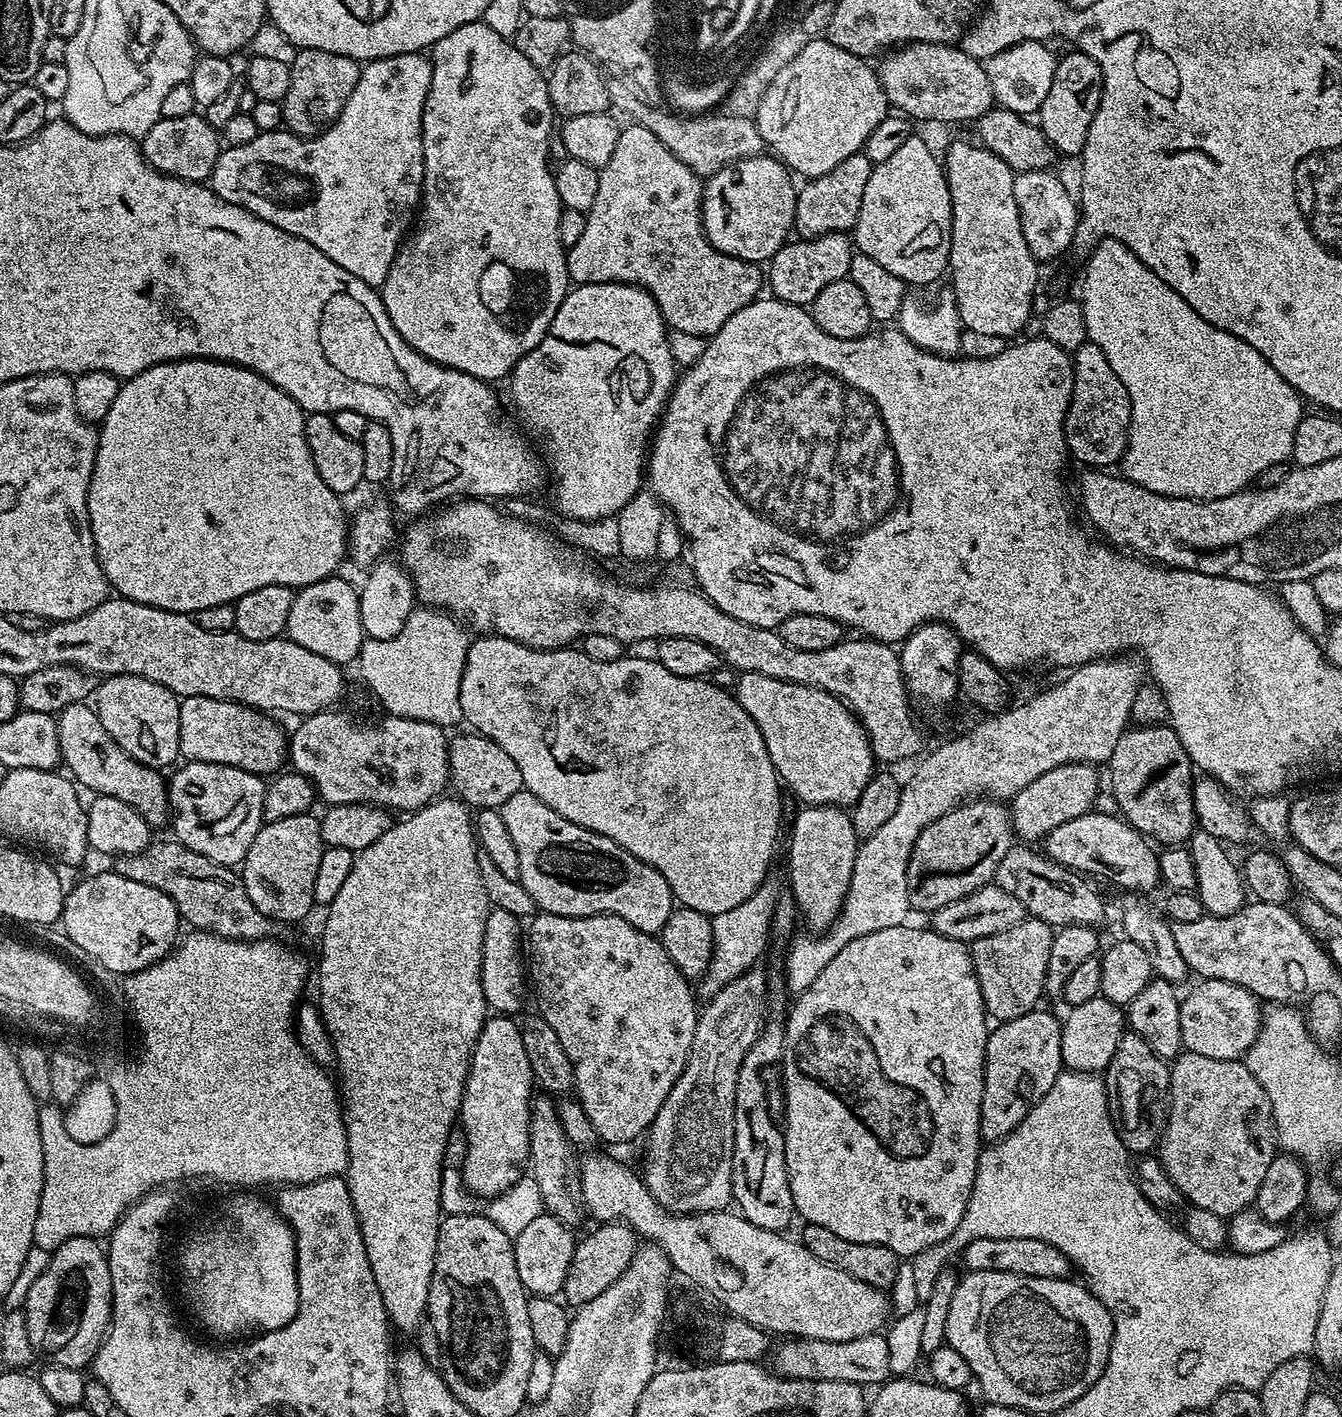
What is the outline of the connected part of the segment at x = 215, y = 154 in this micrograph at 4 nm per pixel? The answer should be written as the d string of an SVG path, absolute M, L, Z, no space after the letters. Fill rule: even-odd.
M193 114L182 118L161 116L139 141L140 150L150 164L159 172L189 182L204 182L211 177L214 162L218 162L222 151L221 133L203 114Z

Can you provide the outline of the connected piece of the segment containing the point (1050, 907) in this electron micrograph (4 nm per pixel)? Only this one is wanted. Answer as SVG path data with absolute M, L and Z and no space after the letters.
M1013 846L998 862L998 870L994 877L995 887L1006 890L1006 894L1014 894L1018 902L1022 902L1025 913L1029 917L1051 924L1059 930L1066 926L1100 926L1104 920L1104 904L1100 896L1087 884L1085 877L1070 868L1063 868L1048 859L1043 851L1035 852L1032 846Z

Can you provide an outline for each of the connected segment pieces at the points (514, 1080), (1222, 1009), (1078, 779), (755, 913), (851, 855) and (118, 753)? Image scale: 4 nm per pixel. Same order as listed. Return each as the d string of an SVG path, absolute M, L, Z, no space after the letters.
M492 1014L485 1019L484 1025L482 1026L482 1030L478 1034L478 1042L474 1046L474 1050L472 1051L472 1061L470 1062L470 1066L468 1067L468 1081L466 1082L466 1086L464 1087L464 1097L462 1098L462 1102L460 1103L460 1115L458 1117L459 1123L462 1125L464 1123L464 1136L468 1139L468 1149L464 1152L464 1168L462 1167L462 1175L464 1177L464 1185L468 1187L469 1193L478 1196L478 1194L484 1196L483 1198L491 1198L497 1196L498 1194L502 1194L505 1192L507 1188L510 1186L514 1186L514 1182L518 1182L521 1178L522 1173L525 1171L526 1165L528 1164L528 1147L530 1146L530 1134L528 1132L528 1127L530 1126L530 1114L532 1113L532 1102L534 1099L534 1091L532 1092L532 1088L534 1089L534 1081L532 1078L532 1071L530 1070L530 1058L526 1058L526 1046L522 1046L522 1034L520 1033L520 1024L517 1023L511 1015L508 1014Z
M1201 979L1200 985L1180 1002L1184 1048L1205 1058L1240 1060L1252 1047L1262 1023L1261 1001L1234 982Z
M1067 764L1066 766L1054 766L1054 770L1046 770L1042 778L1034 778L1030 786L1018 790L1016 796L1011 797L1010 811L1012 813L1012 830L1021 841L1043 841L1050 830L1062 826L1062 822L1070 822L1070 818L1078 818L1082 814L1093 811L1096 795L1100 792L1100 776L1097 765L1094 764Z
M769 878L764 885L746 902L734 906L734 910L726 910L726 914L718 914L712 917L712 957L708 963L708 971L704 973L698 984L698 992L701 997L711 998L718 990L722 990L734 978L738 978L744 972L753 971L757 967L756 959L764 952L764 947L770 944L770 931L772 929L772 911L776 908L776 901L782 895L782 889Z
M813 804L801 807L799 810L801 812L797 814L796 821L792 824L792 837L788 840L788 876L792 879L790 895L796 901L803 923L805 920L812 927L809 929L824 932L836 921L844 905L844 899L848 897L850 882L854 874L858 837L852 825L852 817L843 807Z
M91 703L68 705L58 713L56 737L60 743L60 758L63 767L70 773L71 779L81 789L89 788L89 793L110 798L122 798L126 806L134 806L142 818L151 824L153 829L167 825L170 820L168 806L168 786L157 769L147 768L126 754L106 734L106 726L98 718Z

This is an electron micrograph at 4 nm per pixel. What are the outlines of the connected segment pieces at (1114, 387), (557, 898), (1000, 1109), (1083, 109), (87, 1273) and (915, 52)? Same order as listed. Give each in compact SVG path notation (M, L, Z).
M1091 342L1078 346L1076 352L1071 353L1072 357L1072 397L1070 398L1070 406L1068 413L1064 419L1064 437L1066 438L1066 446L1068 447L1069 457L1073 461L1084 464L1080 466L1087 466L1092 470L1108 470L1113 466L1111 464L1119 465L1124 459L1124 452L1128 449L1128 427L1132 425L1132 407L1130 406L1130 394L1126 394L1126 386L1122 386L1122 378L1118 378L1118 374L1114 374L1114 370L1110 367L1110 362L1106 362L1106 354L1102 354L1102 350L1098 350L1098 346Z
M522 790L518 794L514 794L514 798L507 800L498 810L506 822L506 830L510 830L510 838L514 838L514 850L518 850L520 885L530 894L530 898L534 898L536 907L540 912L549 912L559 916L617 916L618 918L626 918L626 922L630 922L630 926L653 934L660 933L662 926L666 926L666 918L670 918L674 907L674 897L670 890L670 882L666 882L666 878L662 878L662 874L658 874L658 870L654 870L654 866L634 858L634 854L622 850L622 846L618 846L618 842L614 842L602 834L591 832L574 822L570 822L566 818L562 818L562 814L550 810L550 806L546 806L546 802L538 799L533 792Z
M1033 1010L1022 1018L997 1023L989 1031L984 1055L984 1097L980 1107L980 1139L1005 1140L1022 1118L1054 1086L1060 1077L1062 1058L1062 1020L1052 1012Z
M1071 50L1056 61L1054 82L1050 82L1050 91L1046 98L1039 101L1040 117L1038 123L1044 136L1052 143L1061 157L1079 157L1086 146L1086 134L1090 134L1090 122L1094 122L1094 114L1100 105L1104 93L1102 66L1090 58L1090 54L1079 50Z
M91 1236L70 1238L61 1248L51 1253L46 1270L38 1276L34 1286L30 1287L29 1297L22 1309L26 1318L26 1330L30 1330L33 1353L37 1357L45 1356L48 1364L87 1369L108 1334L108 1325L112 1323L112 1283L105 1249L96 1244L99 1243Z
M906 44L891 49L879 60L878 75L889 105L913 121L964 124L978 120L994 106L990 78L986 78L983 63L970 58L956 44Z

